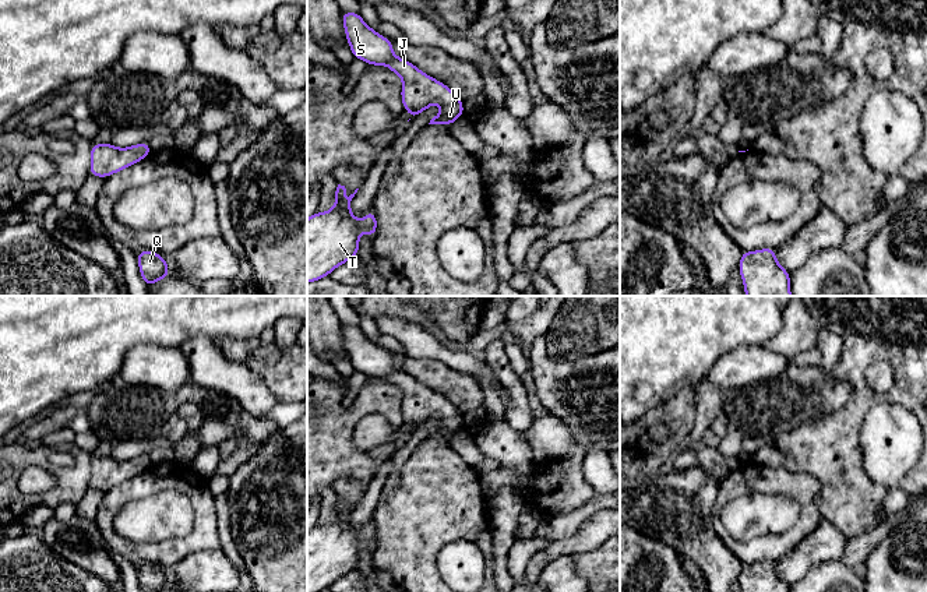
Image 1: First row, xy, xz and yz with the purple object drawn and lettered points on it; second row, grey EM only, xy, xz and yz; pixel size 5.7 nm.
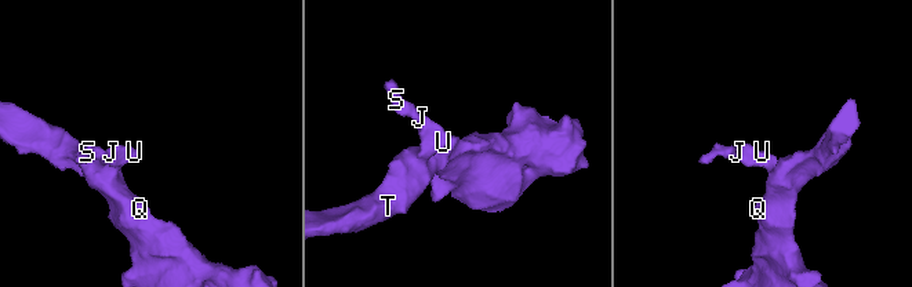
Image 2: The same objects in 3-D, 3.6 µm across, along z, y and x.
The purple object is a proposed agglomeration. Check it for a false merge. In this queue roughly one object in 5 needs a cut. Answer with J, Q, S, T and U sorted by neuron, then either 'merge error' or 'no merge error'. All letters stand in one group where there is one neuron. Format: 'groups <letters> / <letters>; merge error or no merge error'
groups J Q S T U; no merge error

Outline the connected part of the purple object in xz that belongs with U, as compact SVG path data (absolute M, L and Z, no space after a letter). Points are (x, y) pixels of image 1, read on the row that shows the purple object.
M342 11L342 21L355 59L370 66L385 64L392 73L402 77L401 99L403 110L410 113L410 119L437 102L441 105L441 112L429 124L451 126L464 116L464 103L458 95L415 64L395 57L391 39L371 29L359 13Z

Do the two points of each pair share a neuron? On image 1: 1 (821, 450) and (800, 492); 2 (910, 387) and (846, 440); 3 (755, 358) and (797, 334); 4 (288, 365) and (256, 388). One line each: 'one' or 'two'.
1: two
2: one
3: two
4: two

